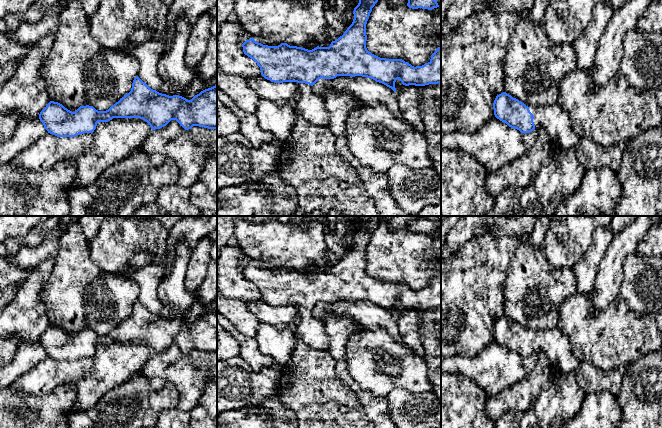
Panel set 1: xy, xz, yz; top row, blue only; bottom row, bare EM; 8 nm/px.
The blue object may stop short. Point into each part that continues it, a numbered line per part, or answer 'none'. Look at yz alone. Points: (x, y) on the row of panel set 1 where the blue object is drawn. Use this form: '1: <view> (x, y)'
1: yz (557, 123)

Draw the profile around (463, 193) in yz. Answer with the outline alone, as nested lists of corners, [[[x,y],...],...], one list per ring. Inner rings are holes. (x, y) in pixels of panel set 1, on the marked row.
[[[441,149],[441,216],[484,216],[495,206],[495,197],[485,188],[487,170],[463,150]]]

